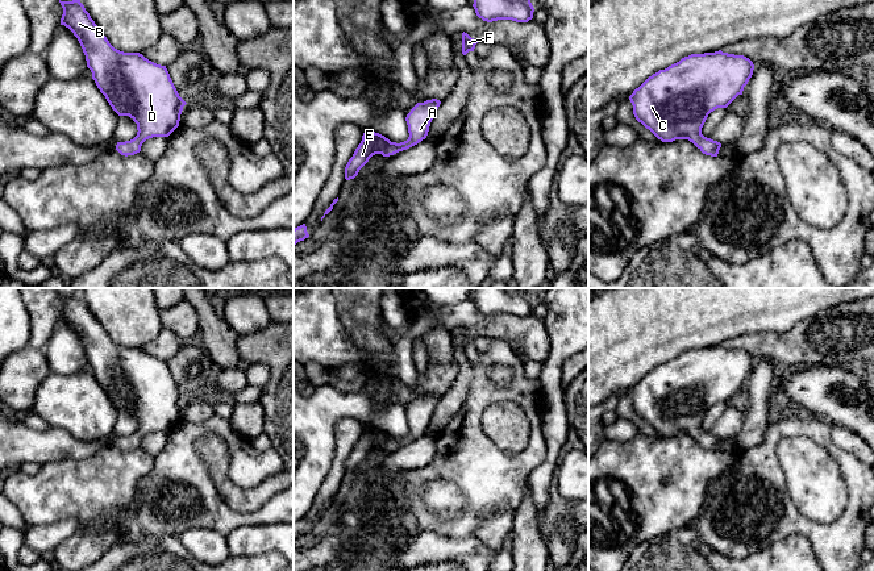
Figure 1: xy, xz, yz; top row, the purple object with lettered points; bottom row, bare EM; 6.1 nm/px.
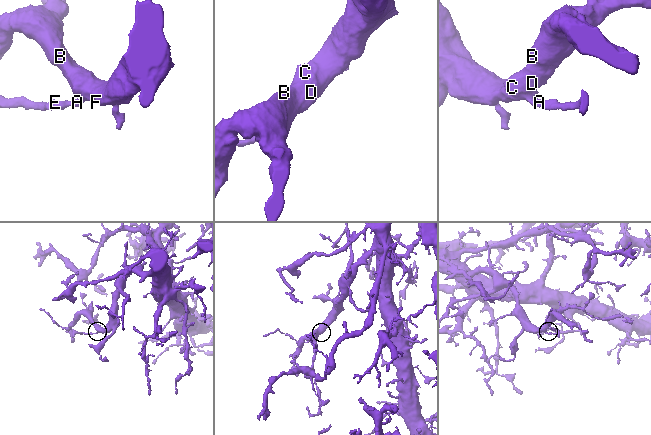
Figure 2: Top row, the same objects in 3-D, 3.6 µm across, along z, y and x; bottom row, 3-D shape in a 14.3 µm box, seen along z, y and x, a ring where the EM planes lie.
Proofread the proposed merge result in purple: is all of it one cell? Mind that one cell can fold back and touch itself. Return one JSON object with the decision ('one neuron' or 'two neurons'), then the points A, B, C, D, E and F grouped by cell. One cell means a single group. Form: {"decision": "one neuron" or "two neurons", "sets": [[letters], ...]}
{"decision": "one neuron", "sets": [["A", "B", "C", "D", "E", "F"]]}

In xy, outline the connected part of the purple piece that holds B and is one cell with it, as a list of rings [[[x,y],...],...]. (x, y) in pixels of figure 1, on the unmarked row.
[[[59,295],[59,297],[63,303],[61,320],[68,322],[78,333],[97,383],[118,410],[129,410],[137,418],[137,430],[130,435],[117,437],[116,445],[125,451],[134,450],[141,446],[146,434],[168,432],[179,421],[180,409],[187,397],[179,391],[166,360],[157,359],[140,347],[115,343],[80,295]]]

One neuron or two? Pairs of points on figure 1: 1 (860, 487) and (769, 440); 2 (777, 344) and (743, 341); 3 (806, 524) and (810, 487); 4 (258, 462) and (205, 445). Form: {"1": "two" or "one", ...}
{"1": "one", "2": "one", "3": "two", "4": "two"}

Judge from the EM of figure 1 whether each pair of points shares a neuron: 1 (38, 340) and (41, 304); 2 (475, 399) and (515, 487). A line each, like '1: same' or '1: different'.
1: same
2: same

